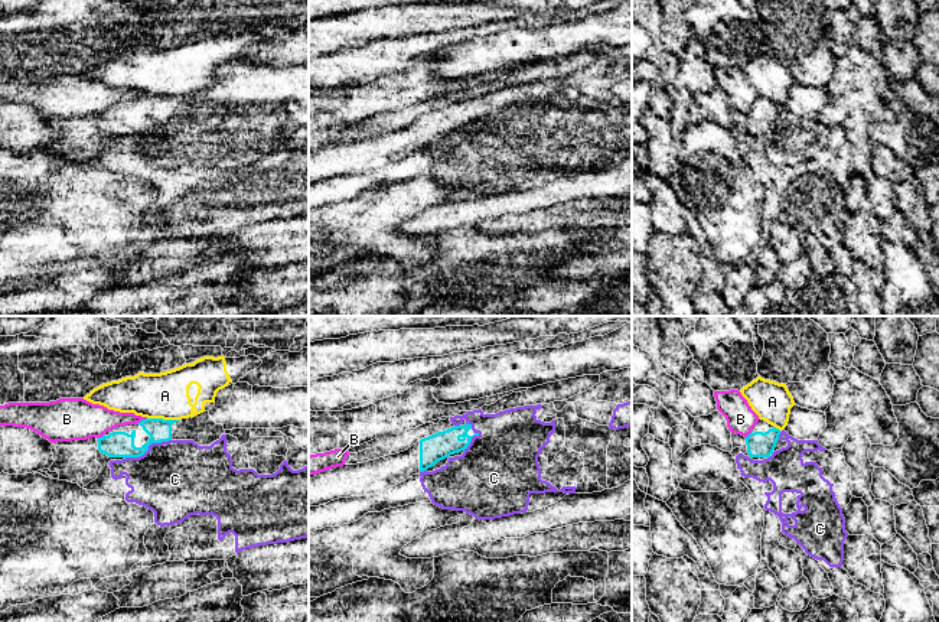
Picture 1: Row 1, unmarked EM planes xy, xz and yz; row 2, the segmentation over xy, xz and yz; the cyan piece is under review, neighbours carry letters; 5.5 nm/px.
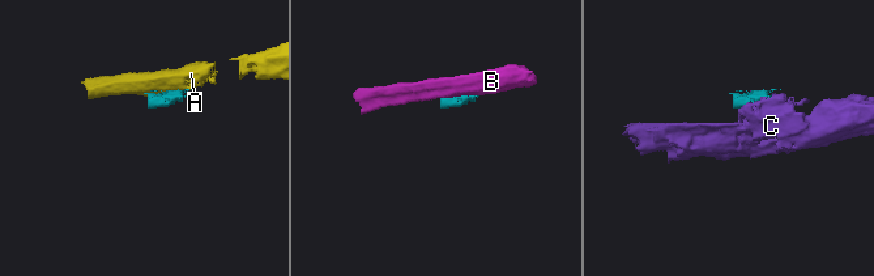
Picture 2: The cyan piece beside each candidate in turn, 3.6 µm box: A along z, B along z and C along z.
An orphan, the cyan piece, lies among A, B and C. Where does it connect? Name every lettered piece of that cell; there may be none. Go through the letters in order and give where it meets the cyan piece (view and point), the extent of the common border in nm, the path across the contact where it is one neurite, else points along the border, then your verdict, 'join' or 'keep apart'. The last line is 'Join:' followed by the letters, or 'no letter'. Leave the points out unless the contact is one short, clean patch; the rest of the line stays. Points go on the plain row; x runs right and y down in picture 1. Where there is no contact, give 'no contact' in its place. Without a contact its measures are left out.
A: meets cyan in xy at (162, 95); contact 180 nm long; keep apart
B: meets cyan in xy at (142, 97); contact 70 nm long; keep apart
C: meets cyan in xy at (147, 126); contact 280 nm long; keep apart
Join: no letter

